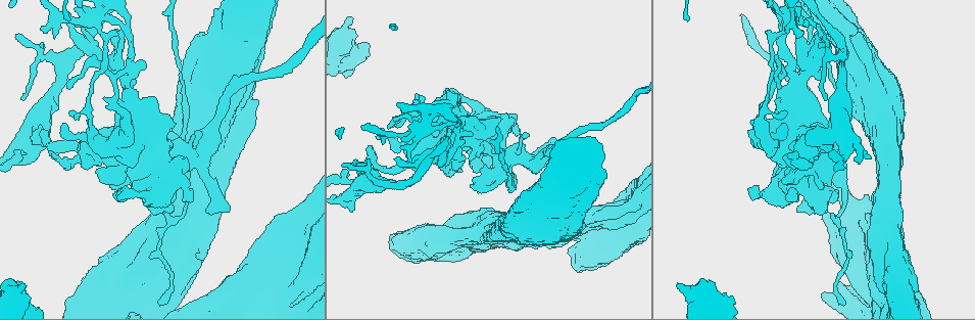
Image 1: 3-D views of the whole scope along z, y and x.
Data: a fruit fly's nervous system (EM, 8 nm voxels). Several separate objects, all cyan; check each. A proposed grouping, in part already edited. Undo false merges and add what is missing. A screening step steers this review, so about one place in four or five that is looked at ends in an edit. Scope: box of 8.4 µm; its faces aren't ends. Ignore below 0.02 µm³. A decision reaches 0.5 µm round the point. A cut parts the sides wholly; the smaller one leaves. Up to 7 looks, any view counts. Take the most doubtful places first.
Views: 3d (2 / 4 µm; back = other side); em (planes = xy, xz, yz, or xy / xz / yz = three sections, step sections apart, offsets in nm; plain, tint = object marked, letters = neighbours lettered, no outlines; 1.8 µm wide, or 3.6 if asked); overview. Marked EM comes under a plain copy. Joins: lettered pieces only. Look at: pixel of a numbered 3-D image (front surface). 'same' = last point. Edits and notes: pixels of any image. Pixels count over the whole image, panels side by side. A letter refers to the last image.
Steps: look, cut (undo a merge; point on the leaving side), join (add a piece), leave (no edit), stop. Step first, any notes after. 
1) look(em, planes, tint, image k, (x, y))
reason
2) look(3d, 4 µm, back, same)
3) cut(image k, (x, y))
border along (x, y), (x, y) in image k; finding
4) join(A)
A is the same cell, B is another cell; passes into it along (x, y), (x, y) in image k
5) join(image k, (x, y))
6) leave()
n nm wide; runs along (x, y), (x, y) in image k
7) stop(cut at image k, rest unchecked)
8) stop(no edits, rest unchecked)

look(em, yz, step 8, letters, image 1, (20, 284))

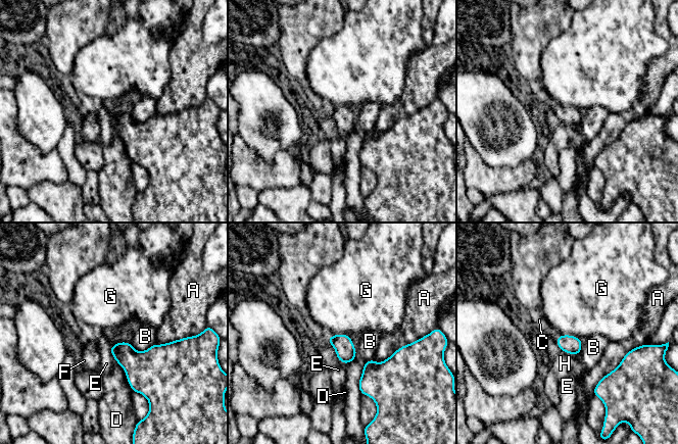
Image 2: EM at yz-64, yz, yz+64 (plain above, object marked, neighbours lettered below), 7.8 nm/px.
join(image 2, (539, 319))
C is the same cell, A, B, D, E, F, G and H are other cells; passes into it along (570, 344), (559, 337), (539, 319) in image 2; it goes on there

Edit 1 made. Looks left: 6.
look(3d, 4 µm, back, image 1, (839, 171))
thick turns thin

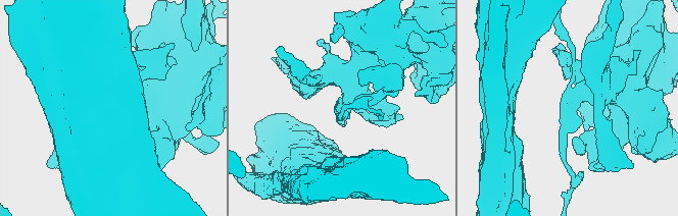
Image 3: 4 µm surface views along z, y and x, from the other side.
look(em, xz, step 8, tint, image 3, (338, 108))

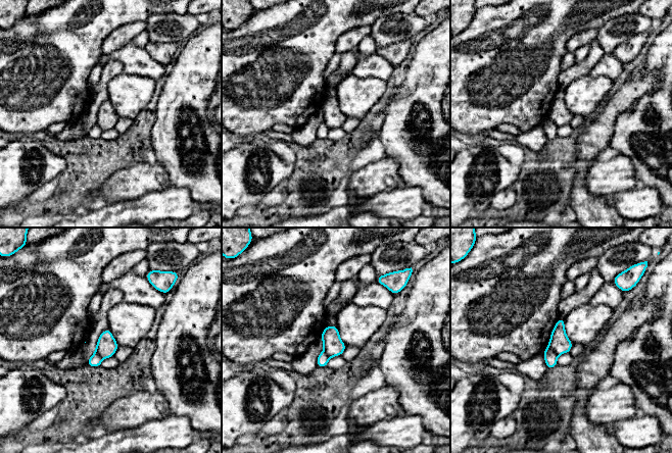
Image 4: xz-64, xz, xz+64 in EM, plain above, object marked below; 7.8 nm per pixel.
look(em, planes, letters, same)

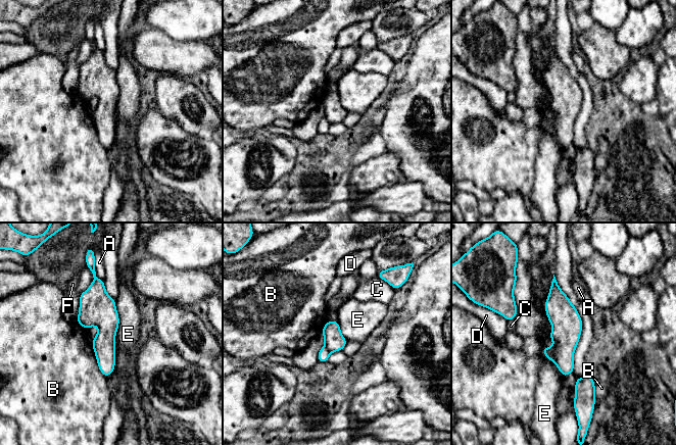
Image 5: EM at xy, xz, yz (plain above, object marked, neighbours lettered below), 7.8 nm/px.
cut(image 5, (323, 356))
160 nm wide; A, B, C, D, E and F are other cells; border along (324, 346), (331, 352) in image 5; two neurons meet here

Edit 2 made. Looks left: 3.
look(em, planes, letters, image 1, (455, 167))
free end

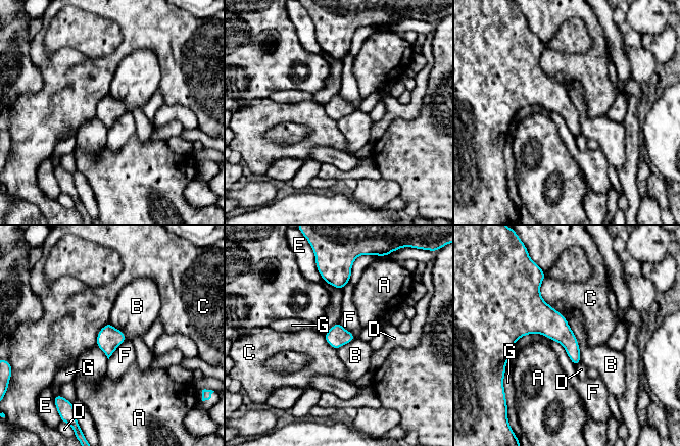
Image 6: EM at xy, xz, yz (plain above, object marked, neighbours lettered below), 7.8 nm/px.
leave()
A, B, C, D, E, F and G are other cells; border along (564, 316), (578, 343), (581, 361) in image 6; none of them fits

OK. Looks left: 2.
stop(join at image 2, cut at image 5, rest unchecked)

